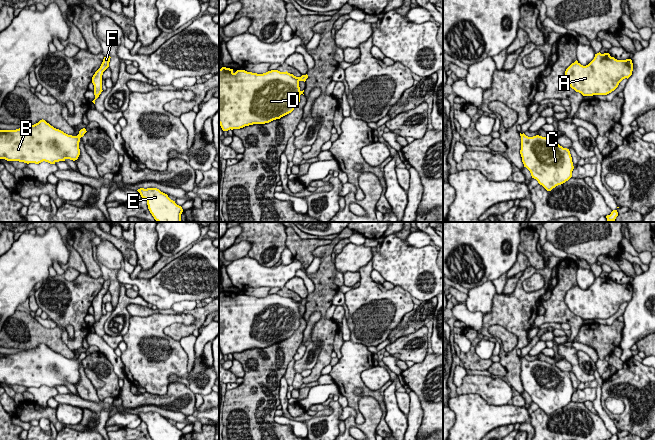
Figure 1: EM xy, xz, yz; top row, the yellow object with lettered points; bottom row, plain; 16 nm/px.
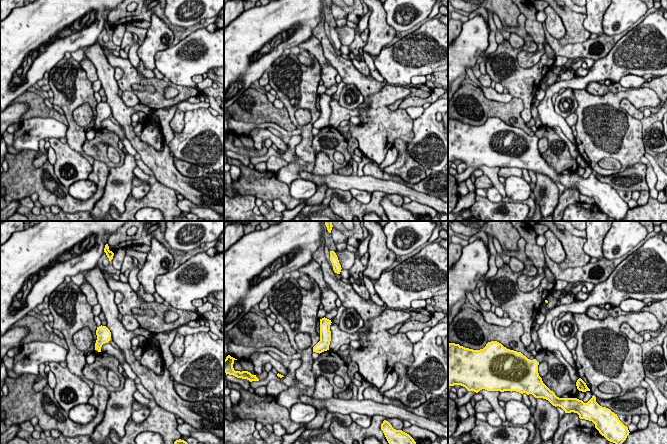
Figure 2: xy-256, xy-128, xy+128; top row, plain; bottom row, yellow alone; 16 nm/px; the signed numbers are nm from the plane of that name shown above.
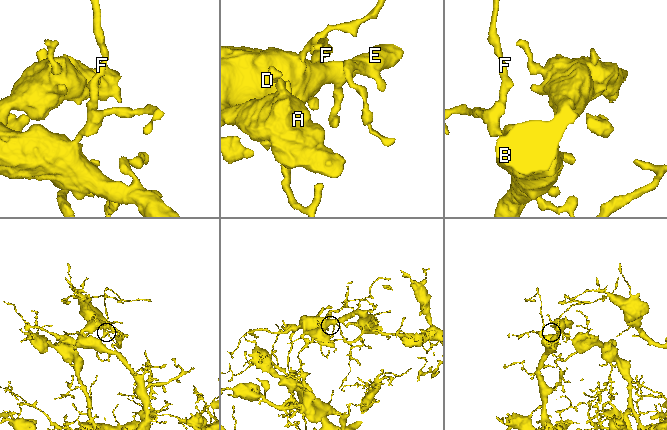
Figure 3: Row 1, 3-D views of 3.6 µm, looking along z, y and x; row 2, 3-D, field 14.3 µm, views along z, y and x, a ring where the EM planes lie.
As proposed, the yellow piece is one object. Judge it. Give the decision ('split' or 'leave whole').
leave whole

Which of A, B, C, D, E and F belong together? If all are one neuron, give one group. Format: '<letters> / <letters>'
A B C D E F

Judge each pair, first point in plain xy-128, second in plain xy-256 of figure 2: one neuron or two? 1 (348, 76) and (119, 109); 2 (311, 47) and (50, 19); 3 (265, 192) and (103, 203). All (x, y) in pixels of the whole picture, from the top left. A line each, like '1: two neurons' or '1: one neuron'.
1: two neurons
2: two neurons
3: two neurons

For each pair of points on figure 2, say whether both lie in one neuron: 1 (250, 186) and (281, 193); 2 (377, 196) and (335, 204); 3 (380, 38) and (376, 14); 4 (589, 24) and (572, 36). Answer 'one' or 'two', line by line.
1: one
2: one
3: one
4: two

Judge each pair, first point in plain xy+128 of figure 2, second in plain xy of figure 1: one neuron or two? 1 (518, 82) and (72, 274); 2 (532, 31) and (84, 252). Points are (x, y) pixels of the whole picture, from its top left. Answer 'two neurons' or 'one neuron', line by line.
1: two neurons
2: one neuron

